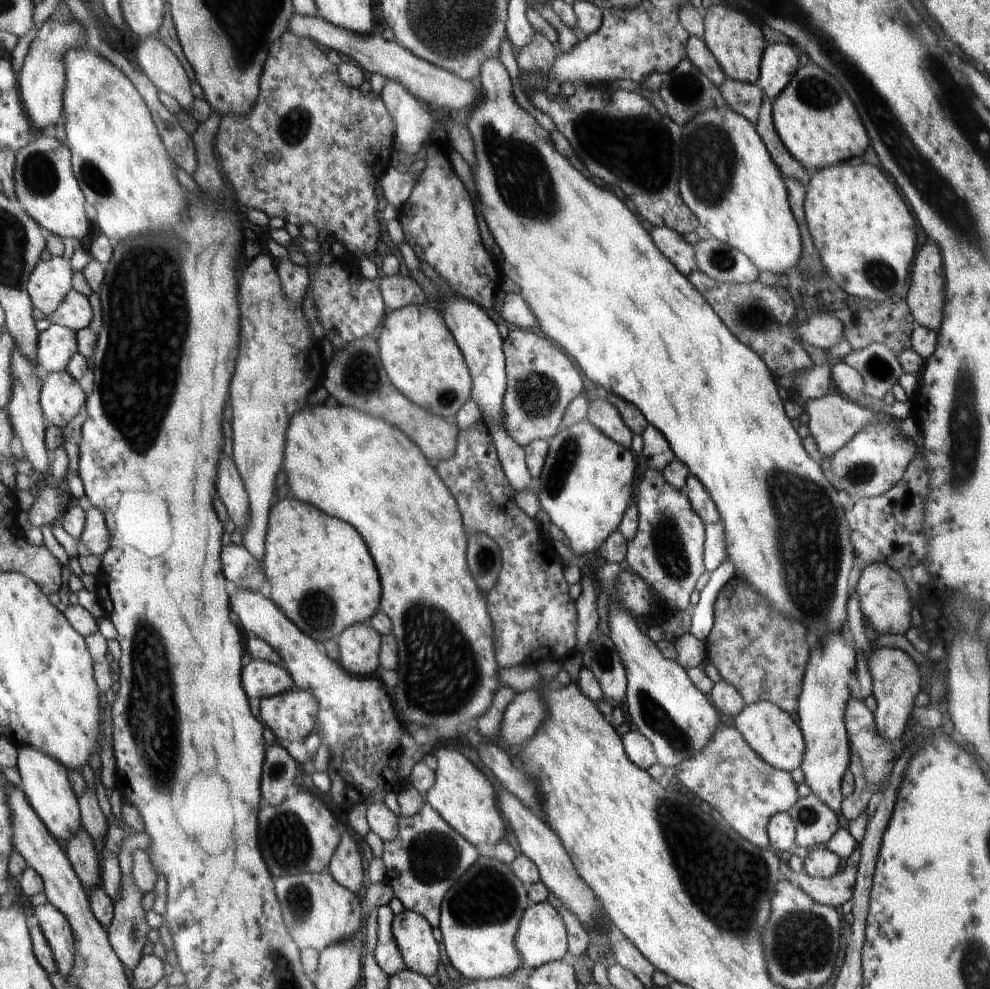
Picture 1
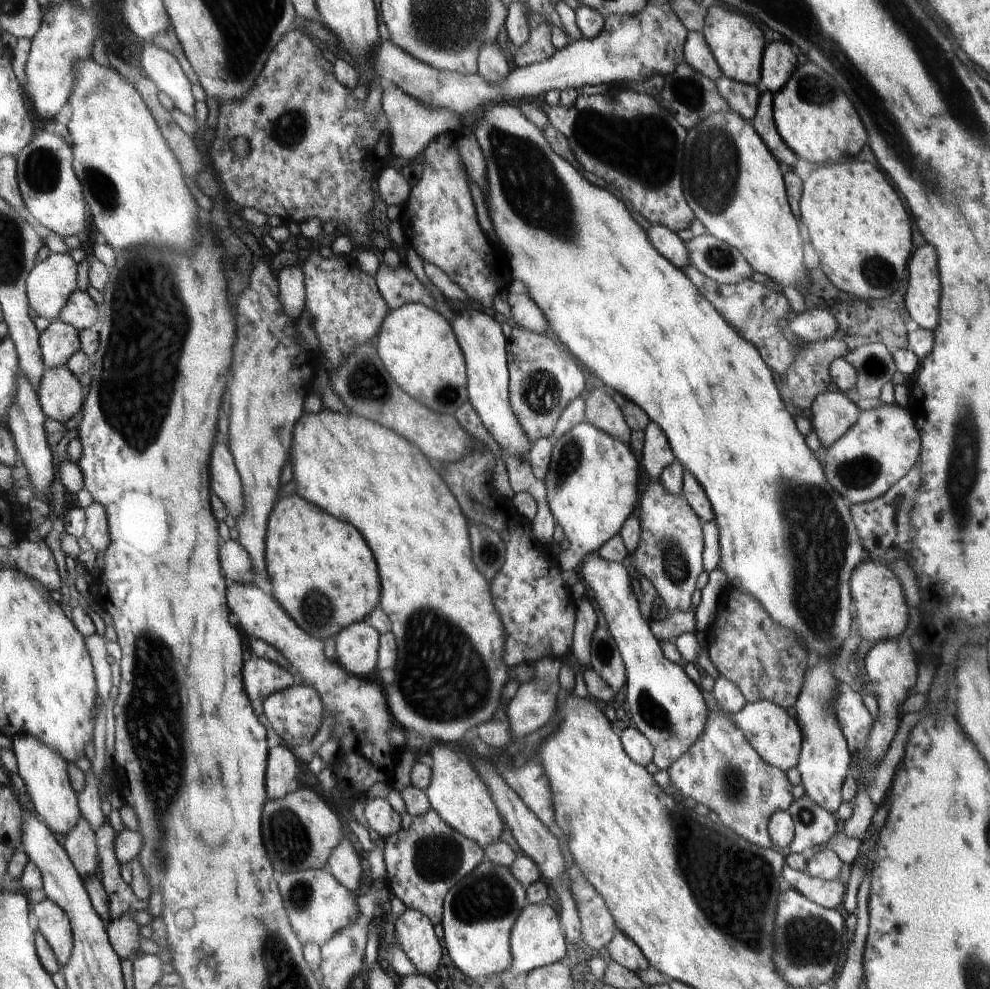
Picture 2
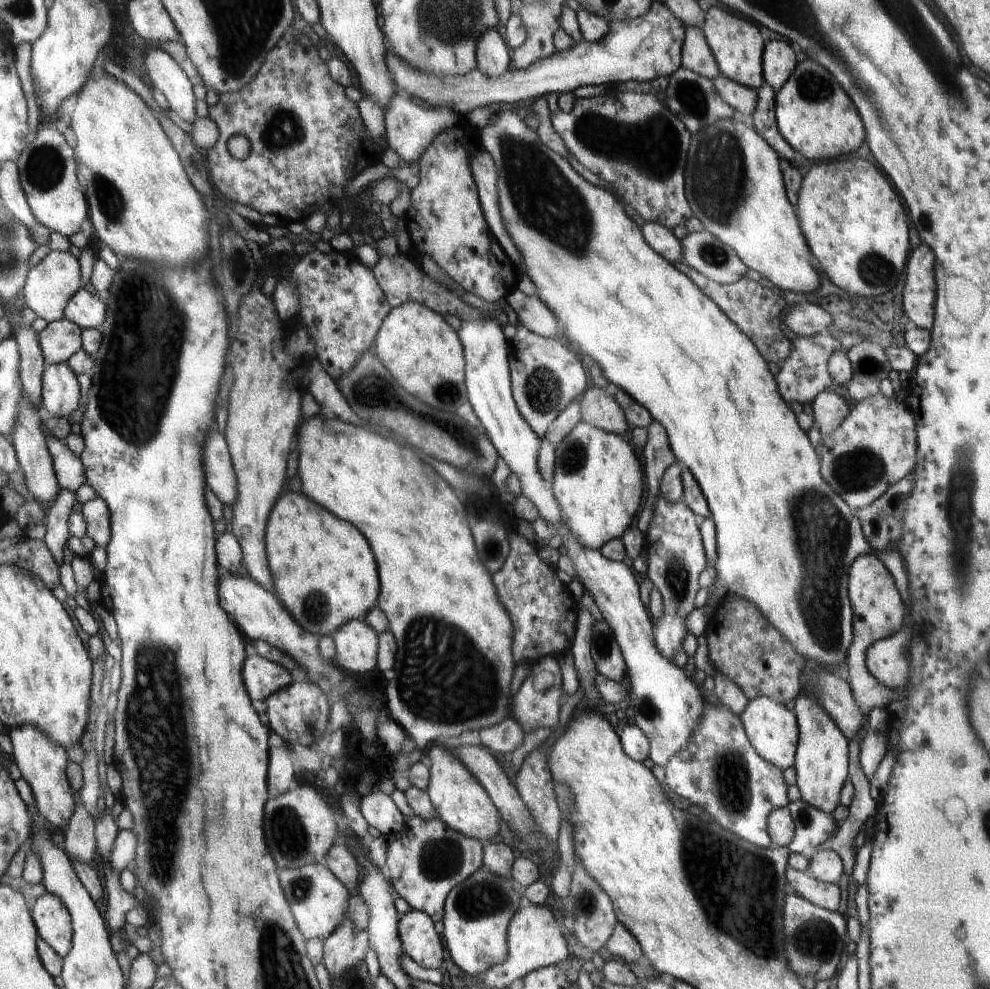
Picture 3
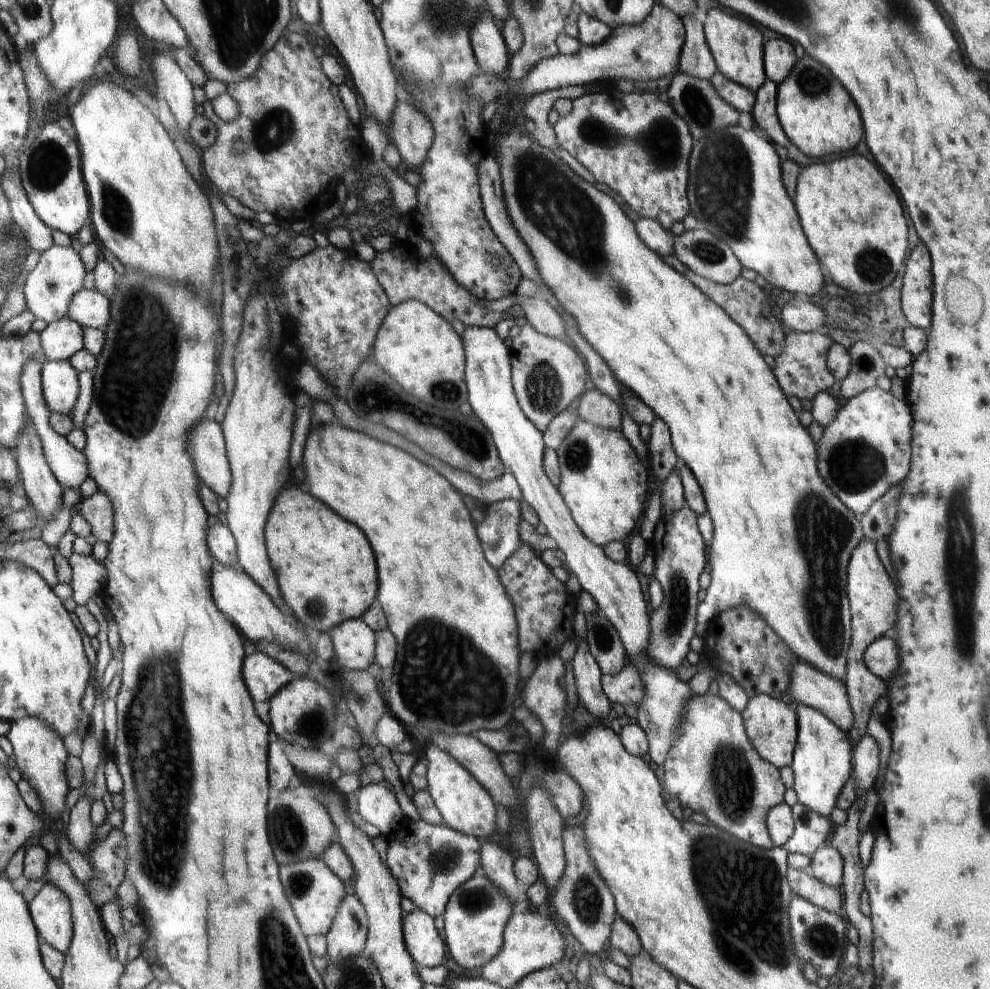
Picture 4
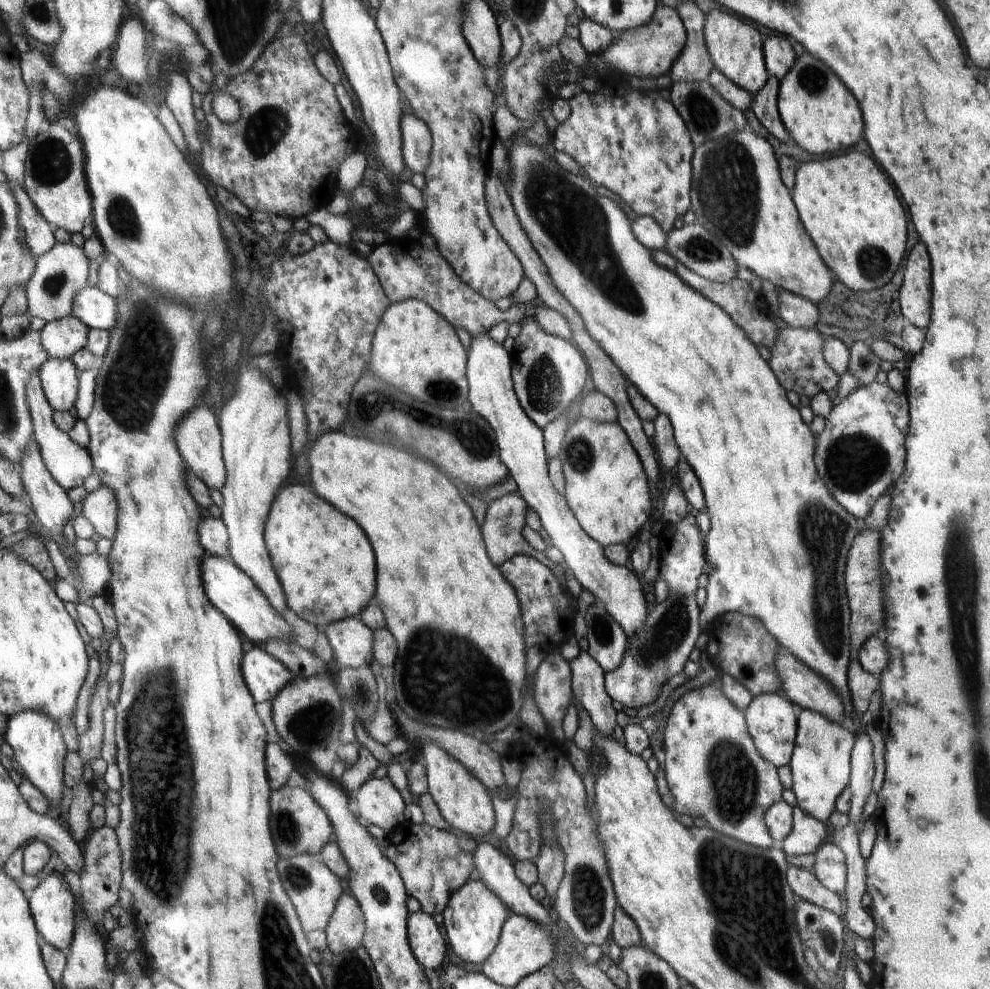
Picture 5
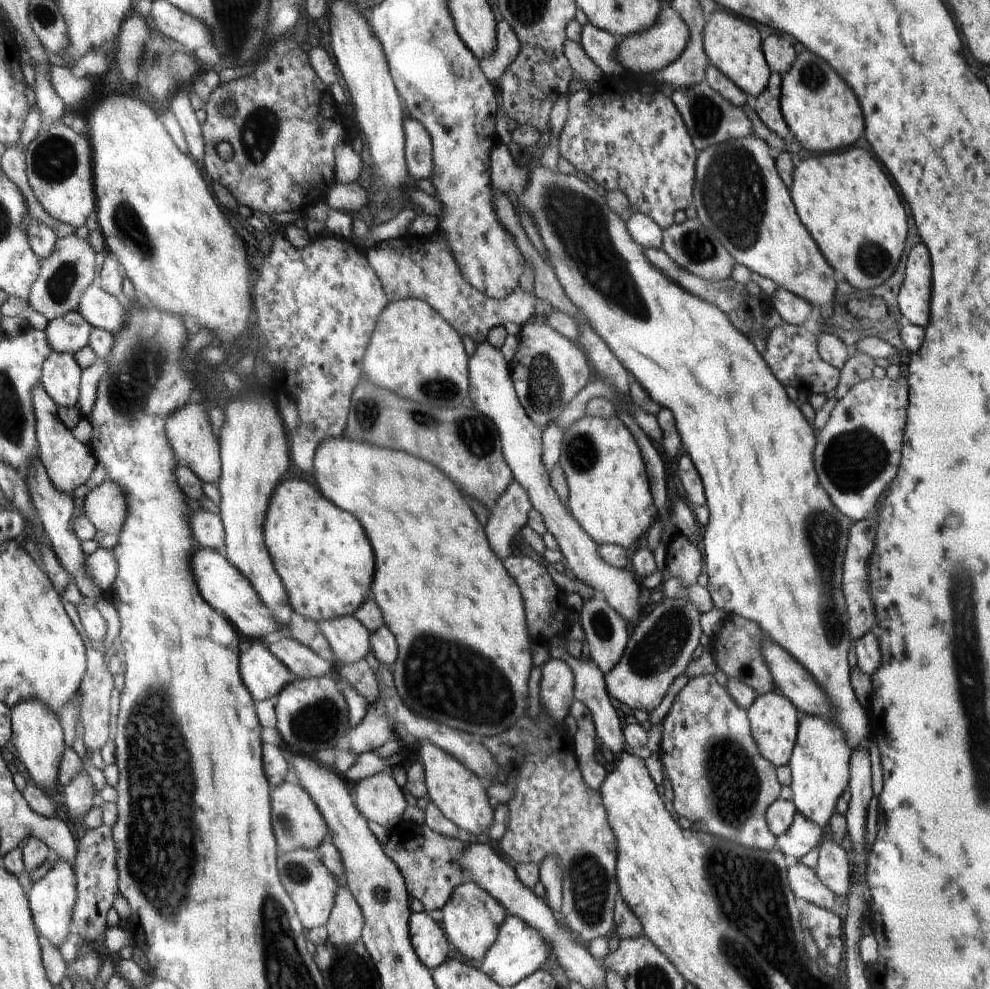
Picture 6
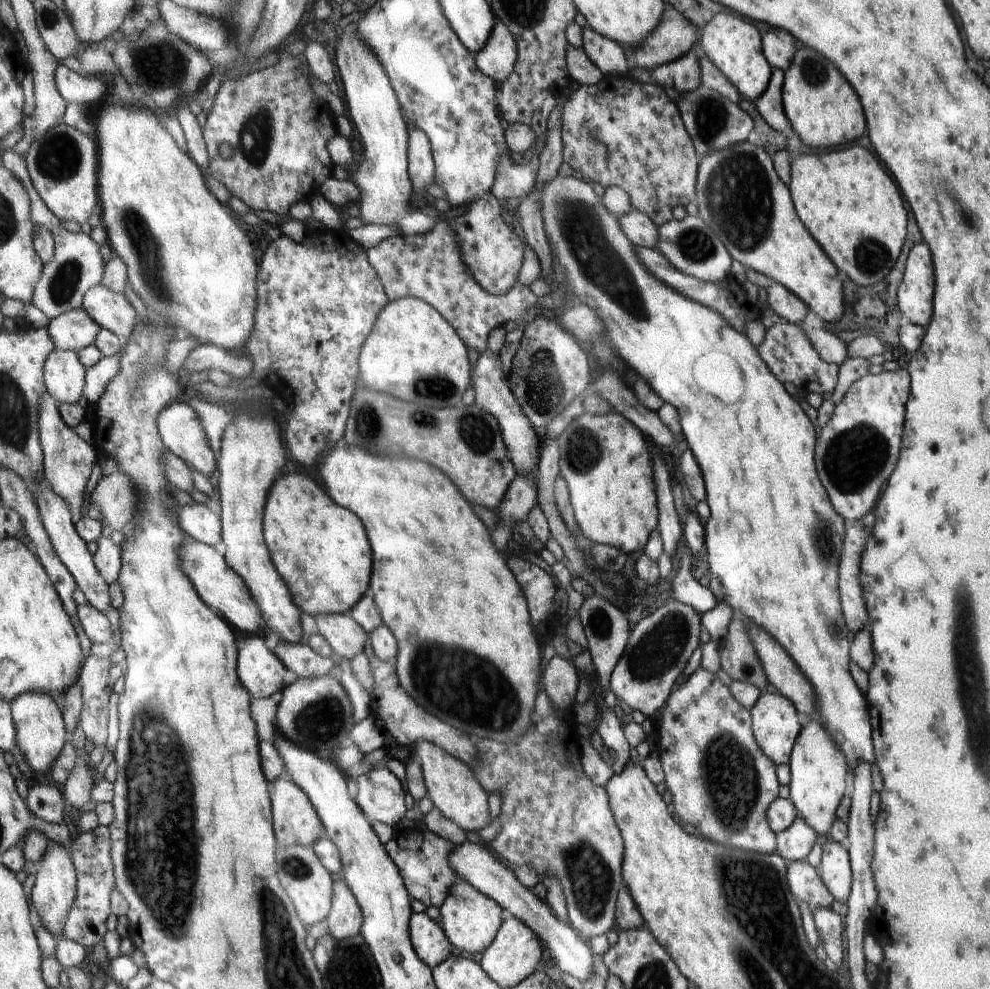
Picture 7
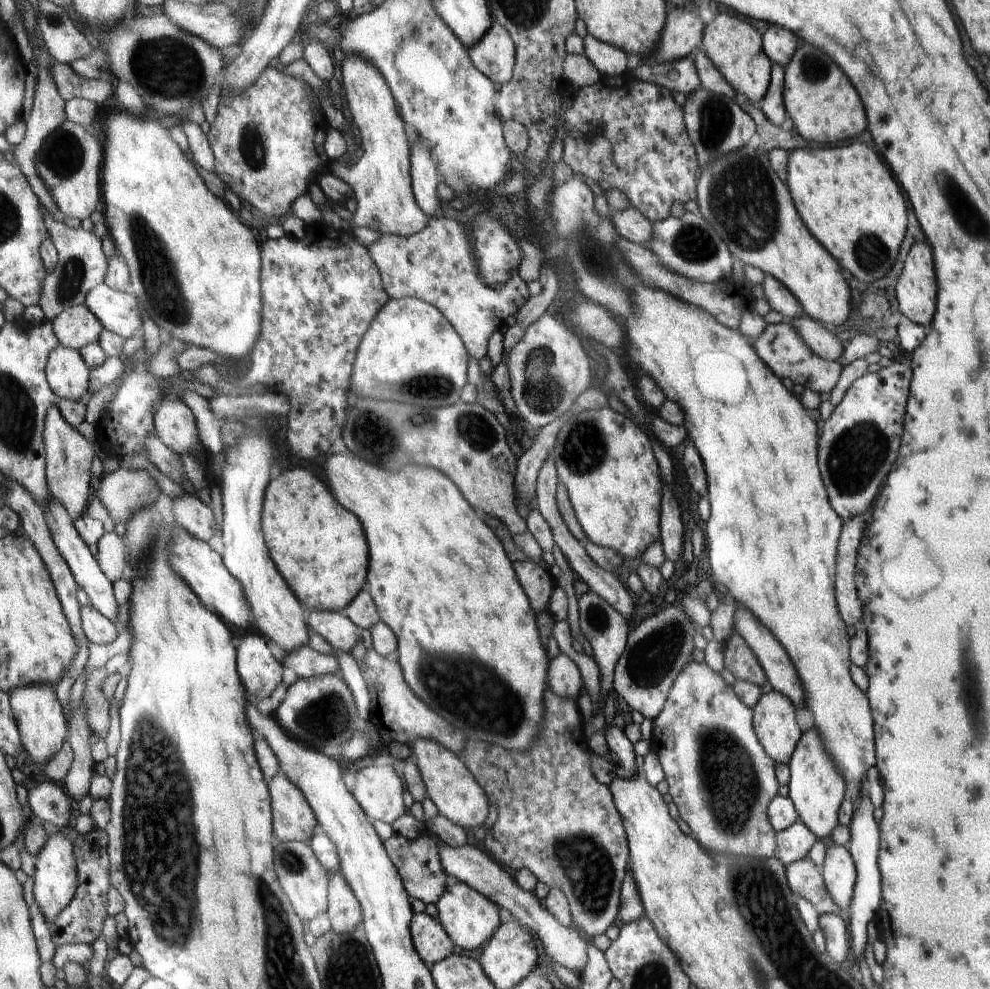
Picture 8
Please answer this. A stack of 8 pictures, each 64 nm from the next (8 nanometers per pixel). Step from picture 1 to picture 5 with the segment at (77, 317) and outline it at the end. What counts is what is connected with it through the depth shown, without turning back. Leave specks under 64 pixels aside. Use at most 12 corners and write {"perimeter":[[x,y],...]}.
{"perimeter":[[99,285],[77,296],[74,315],[91,329],[114,330],[119,299]]}

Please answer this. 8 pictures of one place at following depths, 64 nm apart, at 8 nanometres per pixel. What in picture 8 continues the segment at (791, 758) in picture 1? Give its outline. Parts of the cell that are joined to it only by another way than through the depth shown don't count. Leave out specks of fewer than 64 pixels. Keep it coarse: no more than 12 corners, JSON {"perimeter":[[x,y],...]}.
{"perimeter":[[767,690],[752,728],[764,752],[789,764],[803,737],[794,706]]}

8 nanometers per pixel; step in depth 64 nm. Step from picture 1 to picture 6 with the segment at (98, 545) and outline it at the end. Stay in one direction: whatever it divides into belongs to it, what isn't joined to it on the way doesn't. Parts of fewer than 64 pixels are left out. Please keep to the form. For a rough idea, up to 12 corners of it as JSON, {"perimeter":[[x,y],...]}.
{"perimeter":[[112,478],[90,490],[85,514],[120,536],[128,518],[124,490]]}

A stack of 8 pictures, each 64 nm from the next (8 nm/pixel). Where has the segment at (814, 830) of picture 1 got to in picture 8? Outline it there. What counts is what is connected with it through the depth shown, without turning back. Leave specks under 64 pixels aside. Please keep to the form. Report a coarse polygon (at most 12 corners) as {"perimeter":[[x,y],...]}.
{"perimeter":[[800,820],[778,832],[775,856],[808,857],[817,836]]}

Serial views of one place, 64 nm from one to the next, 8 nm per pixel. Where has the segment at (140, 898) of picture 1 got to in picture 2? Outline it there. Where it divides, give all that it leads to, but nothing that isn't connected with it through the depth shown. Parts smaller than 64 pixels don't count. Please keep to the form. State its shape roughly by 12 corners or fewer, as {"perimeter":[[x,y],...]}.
{"perimeter":[[128,910],[109,925],[110,942],[122,960],[140,948],[141,924]]}

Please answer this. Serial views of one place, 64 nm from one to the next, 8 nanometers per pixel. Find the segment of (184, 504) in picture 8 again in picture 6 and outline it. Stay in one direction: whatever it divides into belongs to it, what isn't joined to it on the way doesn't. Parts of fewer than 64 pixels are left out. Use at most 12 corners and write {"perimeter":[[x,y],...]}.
{"perimeter":[[193,512],[197,543],[206,548],[227,547],[221,514]]}

